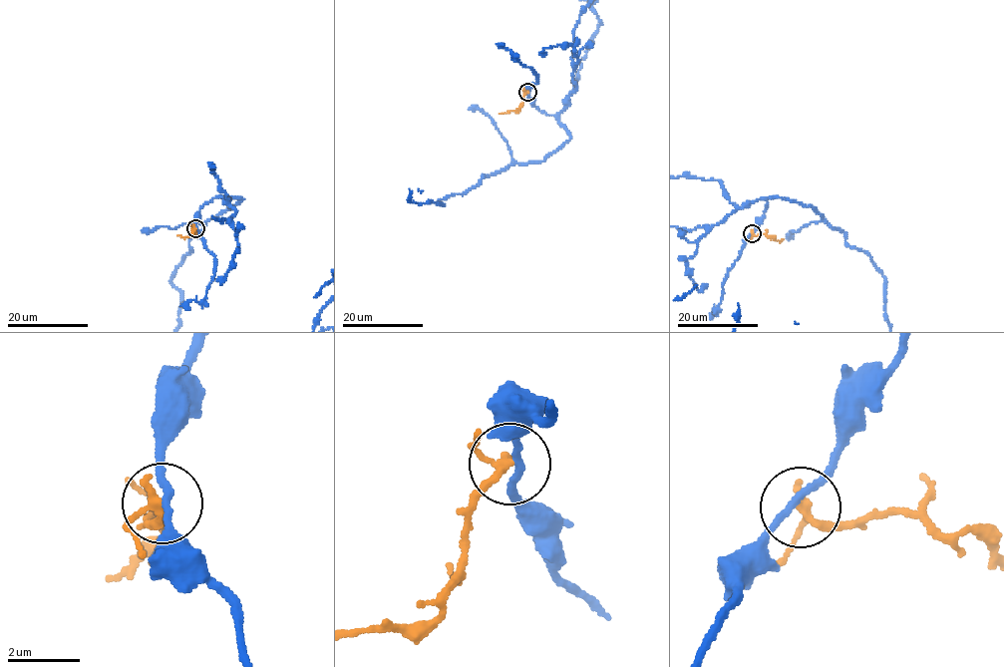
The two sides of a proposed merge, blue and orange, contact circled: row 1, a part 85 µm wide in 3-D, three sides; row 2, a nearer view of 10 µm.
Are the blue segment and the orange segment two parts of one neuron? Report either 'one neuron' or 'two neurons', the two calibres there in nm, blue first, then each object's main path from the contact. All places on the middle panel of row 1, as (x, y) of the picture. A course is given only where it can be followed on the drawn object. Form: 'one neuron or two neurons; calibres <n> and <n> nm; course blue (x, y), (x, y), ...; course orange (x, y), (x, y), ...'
two neurons; calibres 180 and 240 nm; course orange (528, 92), (518, 110), (500, 114)

